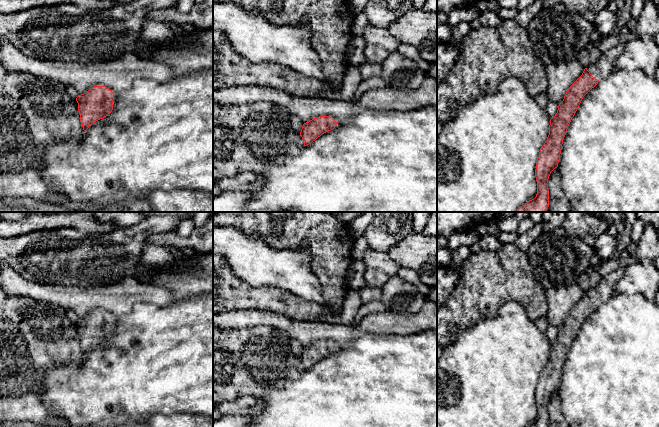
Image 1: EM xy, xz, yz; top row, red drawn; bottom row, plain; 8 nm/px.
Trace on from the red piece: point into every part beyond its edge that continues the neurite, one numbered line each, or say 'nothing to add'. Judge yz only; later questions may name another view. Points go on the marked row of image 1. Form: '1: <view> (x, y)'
1: yz (604, 66)

